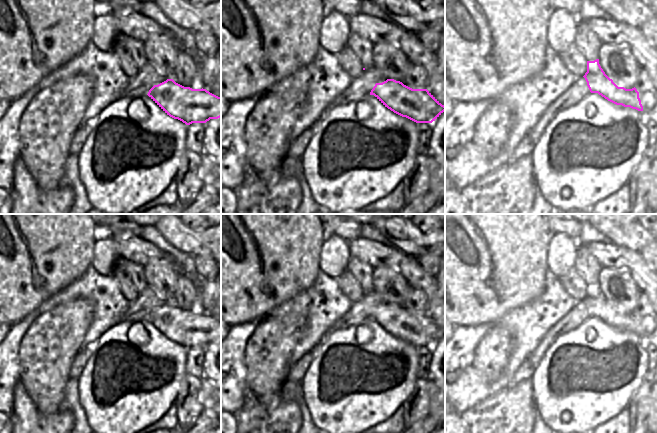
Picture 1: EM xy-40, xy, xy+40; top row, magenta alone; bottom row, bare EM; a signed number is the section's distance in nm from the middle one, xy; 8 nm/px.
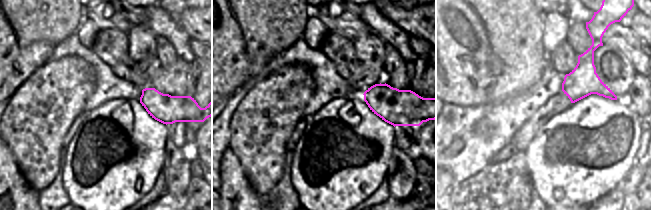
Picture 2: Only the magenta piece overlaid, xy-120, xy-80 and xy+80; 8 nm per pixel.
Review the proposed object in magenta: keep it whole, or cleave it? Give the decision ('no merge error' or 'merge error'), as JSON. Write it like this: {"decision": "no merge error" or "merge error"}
{"decision": "no merge error"}

